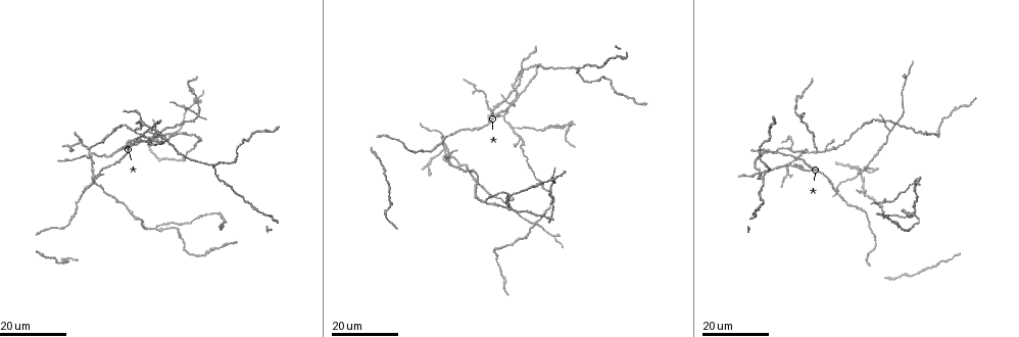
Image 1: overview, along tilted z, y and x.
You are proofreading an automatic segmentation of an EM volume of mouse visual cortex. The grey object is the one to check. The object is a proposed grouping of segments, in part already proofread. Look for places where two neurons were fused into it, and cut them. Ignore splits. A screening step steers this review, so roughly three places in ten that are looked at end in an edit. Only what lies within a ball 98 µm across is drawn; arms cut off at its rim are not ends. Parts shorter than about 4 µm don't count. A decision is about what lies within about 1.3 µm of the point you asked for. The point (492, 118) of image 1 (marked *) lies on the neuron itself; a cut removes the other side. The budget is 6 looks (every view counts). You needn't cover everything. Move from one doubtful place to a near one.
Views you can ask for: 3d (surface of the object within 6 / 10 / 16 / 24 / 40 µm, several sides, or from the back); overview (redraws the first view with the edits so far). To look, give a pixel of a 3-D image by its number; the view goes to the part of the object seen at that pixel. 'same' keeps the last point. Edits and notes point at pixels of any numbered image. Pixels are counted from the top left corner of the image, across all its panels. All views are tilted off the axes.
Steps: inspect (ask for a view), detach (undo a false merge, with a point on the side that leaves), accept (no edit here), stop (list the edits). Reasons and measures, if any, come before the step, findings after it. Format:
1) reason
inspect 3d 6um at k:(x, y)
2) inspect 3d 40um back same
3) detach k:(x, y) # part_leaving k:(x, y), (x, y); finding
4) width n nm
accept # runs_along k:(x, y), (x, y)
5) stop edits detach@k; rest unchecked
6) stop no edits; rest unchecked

a fork
inspect 3d 16um at 1:(791, 149)

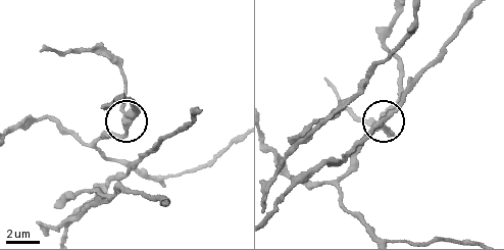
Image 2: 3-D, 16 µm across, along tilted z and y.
zoom in
inspect 3d 6um at 2:(130, 116)

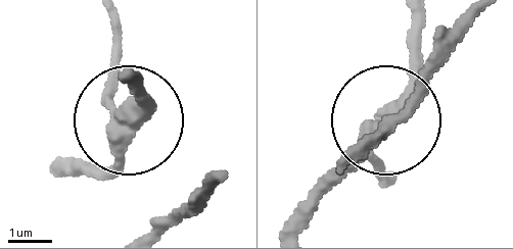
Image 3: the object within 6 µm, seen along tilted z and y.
accept # one neuron here

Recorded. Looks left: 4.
four arms meet
inspect 3d 16um at 1:(809, 165)

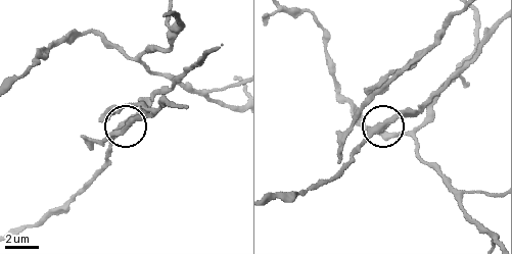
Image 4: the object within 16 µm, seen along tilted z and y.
closer look
inspect 3d 10um at 4:(372, 129)

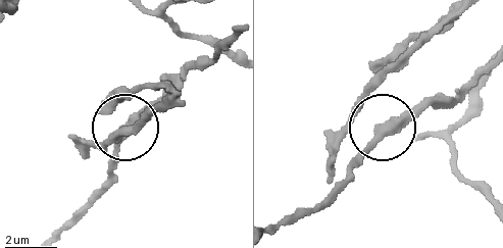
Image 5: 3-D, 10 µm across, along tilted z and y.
width 270 nm
accept # runs_along 5:(357, 155), (375, 135), (364, 100), (373, 75); all the same neuron

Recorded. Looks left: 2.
a narrow waist
inspect 3d 16um at 1:(442, 143)

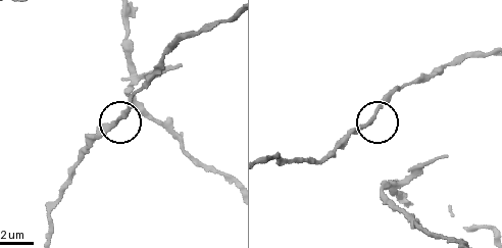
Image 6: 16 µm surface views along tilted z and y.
inspect 3d 6um at 6:(118, 123)

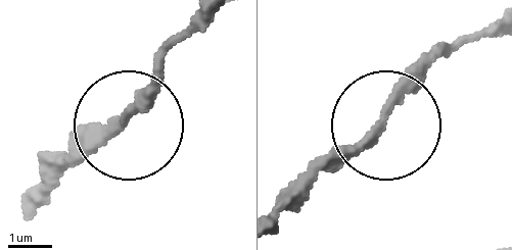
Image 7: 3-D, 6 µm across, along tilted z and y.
accept # runs_along 7:(494, 23), (441, 56), (406, 106), (285, 207); continuous, no second neuron

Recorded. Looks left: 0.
stop no edits; rest unchecked

